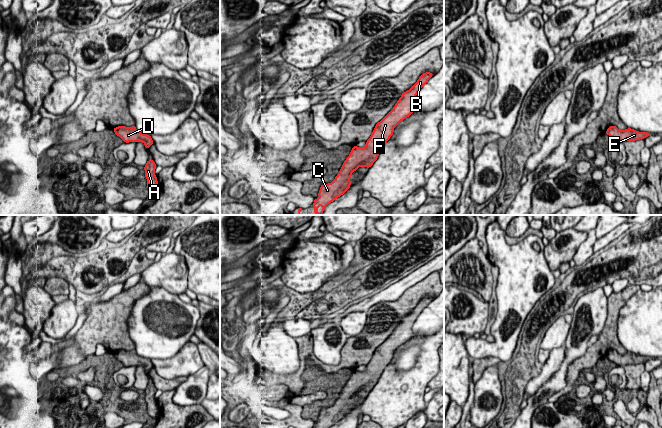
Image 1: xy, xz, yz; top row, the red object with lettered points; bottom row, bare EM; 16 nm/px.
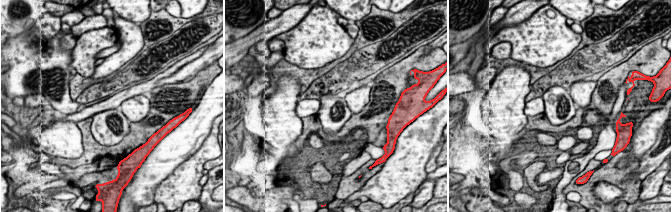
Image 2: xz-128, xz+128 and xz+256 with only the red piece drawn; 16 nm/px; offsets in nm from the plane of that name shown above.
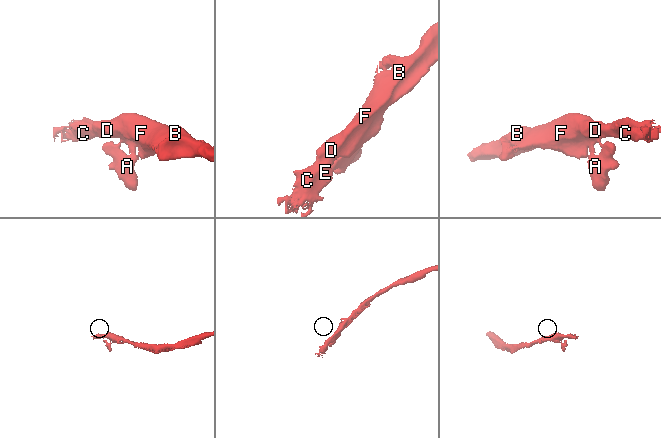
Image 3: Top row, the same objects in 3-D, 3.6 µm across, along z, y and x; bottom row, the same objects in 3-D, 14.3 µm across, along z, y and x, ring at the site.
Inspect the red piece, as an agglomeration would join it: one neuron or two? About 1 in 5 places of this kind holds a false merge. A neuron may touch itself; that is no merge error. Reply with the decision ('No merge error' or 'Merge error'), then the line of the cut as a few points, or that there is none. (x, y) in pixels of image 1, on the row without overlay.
No merge error. No split

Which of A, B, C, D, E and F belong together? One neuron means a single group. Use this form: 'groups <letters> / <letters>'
groups A B C D E F

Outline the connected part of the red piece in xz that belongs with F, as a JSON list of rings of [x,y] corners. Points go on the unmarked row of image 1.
[[[430,296],[423,297],[409,314],[401,318],[393,333],[376,348],[366,369],[364,371],[353,370],[335,403],[331,407],[321,409],[319,422],[315,422],[313,428],[330,428],[350,413],[350,401],[354,395],[361,390],[370,392],[373,389],[393,359],[394,352],[414,337],[413,324],[433,299]]]

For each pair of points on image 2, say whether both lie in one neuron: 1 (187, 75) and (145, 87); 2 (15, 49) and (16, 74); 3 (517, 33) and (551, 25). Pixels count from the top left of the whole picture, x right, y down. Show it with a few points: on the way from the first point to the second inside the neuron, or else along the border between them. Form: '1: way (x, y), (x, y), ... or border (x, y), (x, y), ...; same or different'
1: border (176, 71), (160, 78), (154, 87); different
2: way (16, 55), (16, 68); same
3: way (525, 33), (543, 33); same

